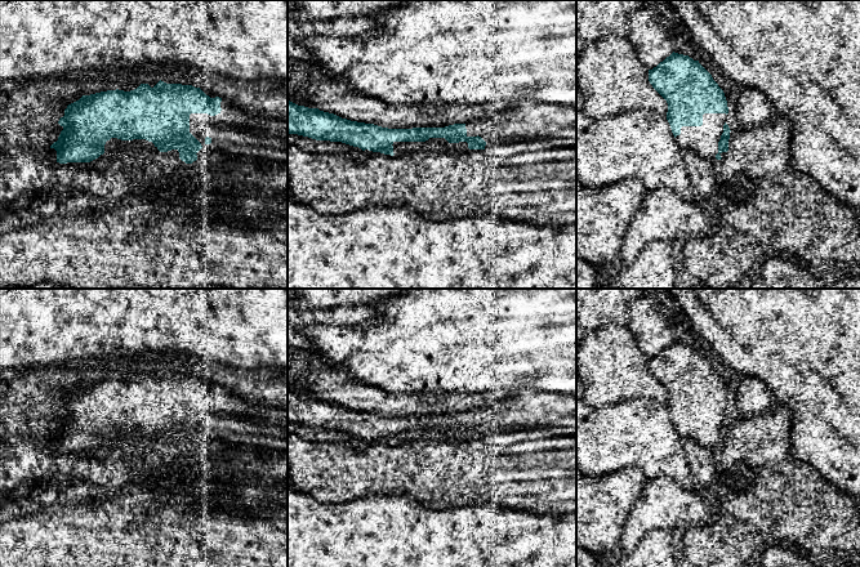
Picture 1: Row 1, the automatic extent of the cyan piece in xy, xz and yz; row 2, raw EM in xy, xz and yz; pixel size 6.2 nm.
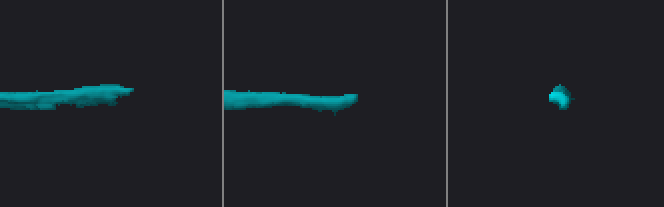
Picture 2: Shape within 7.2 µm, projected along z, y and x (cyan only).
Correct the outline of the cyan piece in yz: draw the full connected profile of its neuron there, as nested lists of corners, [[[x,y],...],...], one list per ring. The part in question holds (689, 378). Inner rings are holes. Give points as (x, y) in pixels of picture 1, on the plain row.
[[[673,340],[649,358],[649,370],[668,392],[667,408],[678,434],[690,437],[704,450],[712,450],[714,446],[721,448],[721,442],[728,439],[731,420],[726,412],[727,389],[723,379],[699,349]]]

